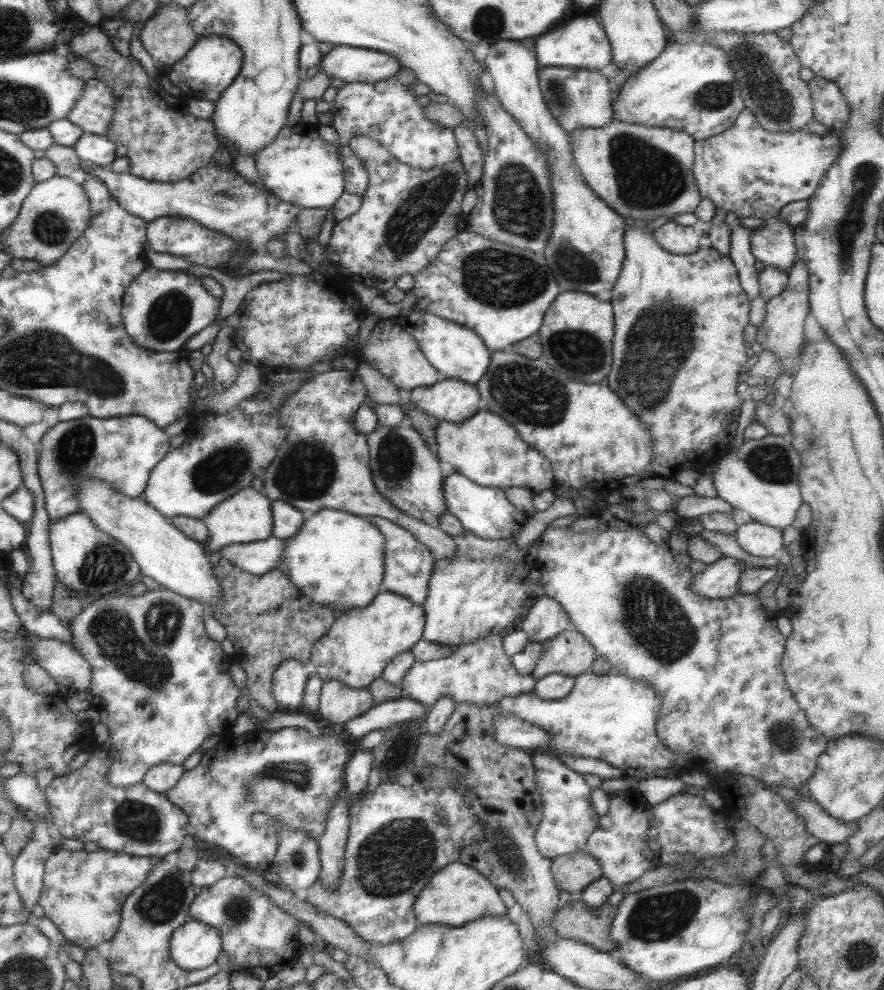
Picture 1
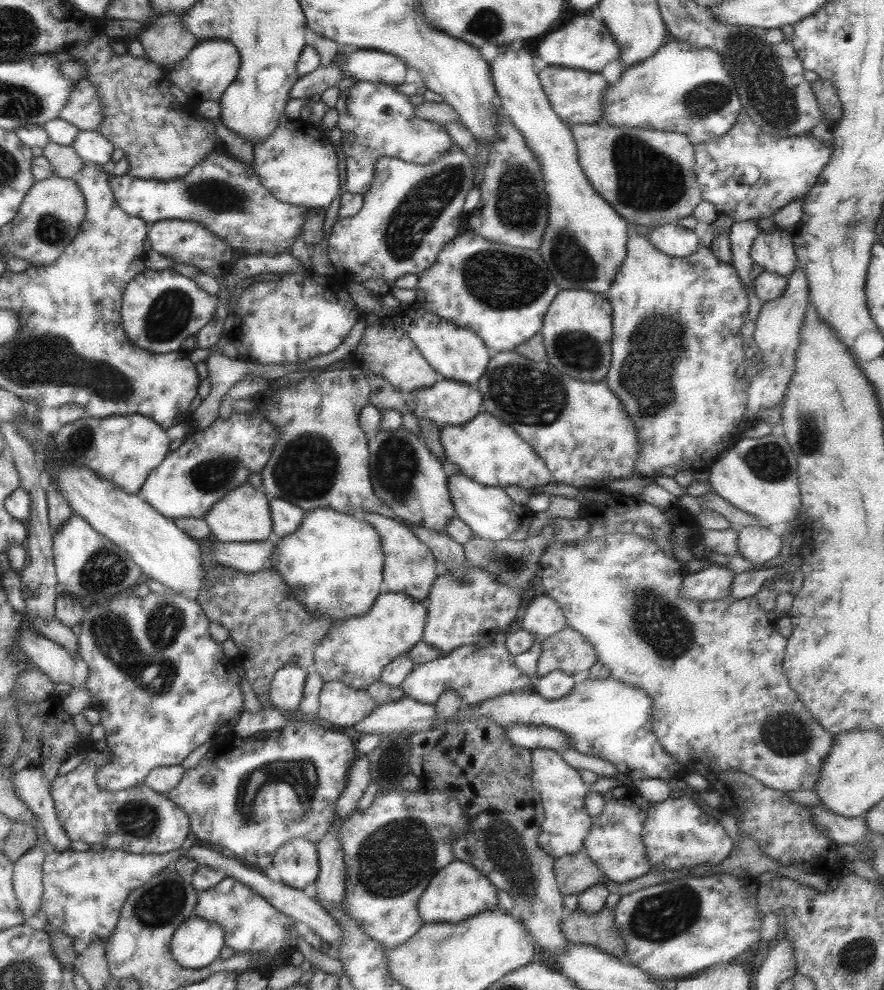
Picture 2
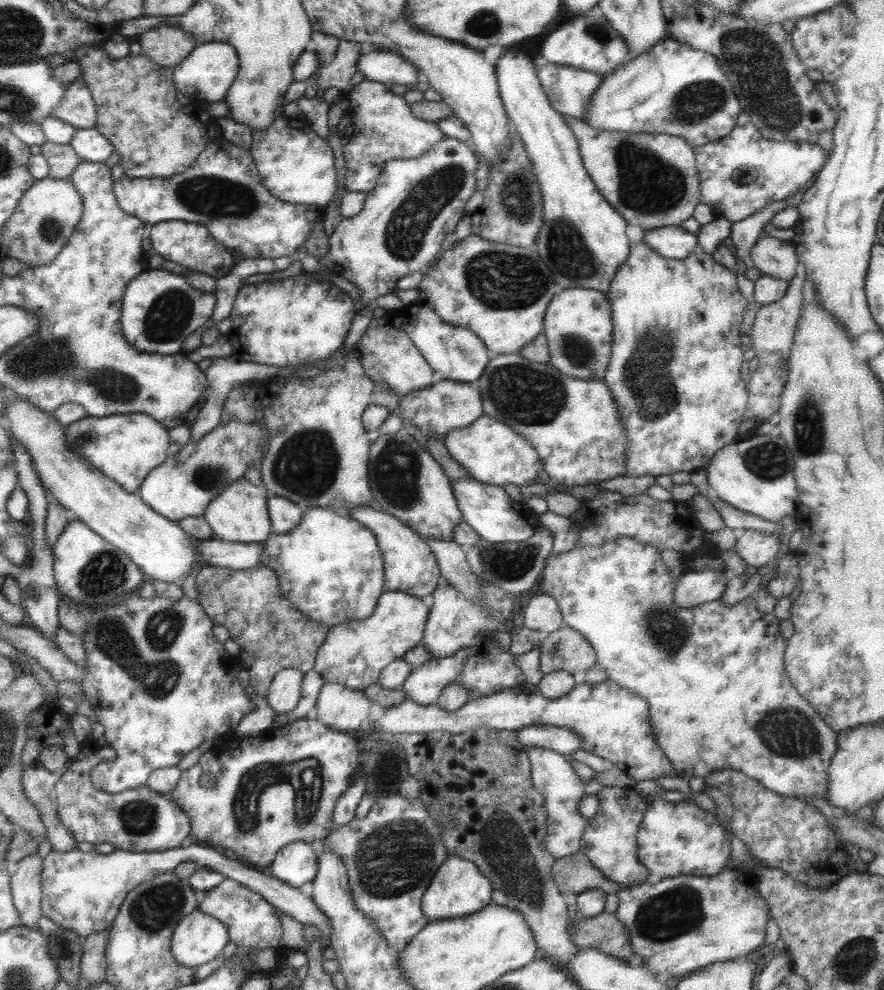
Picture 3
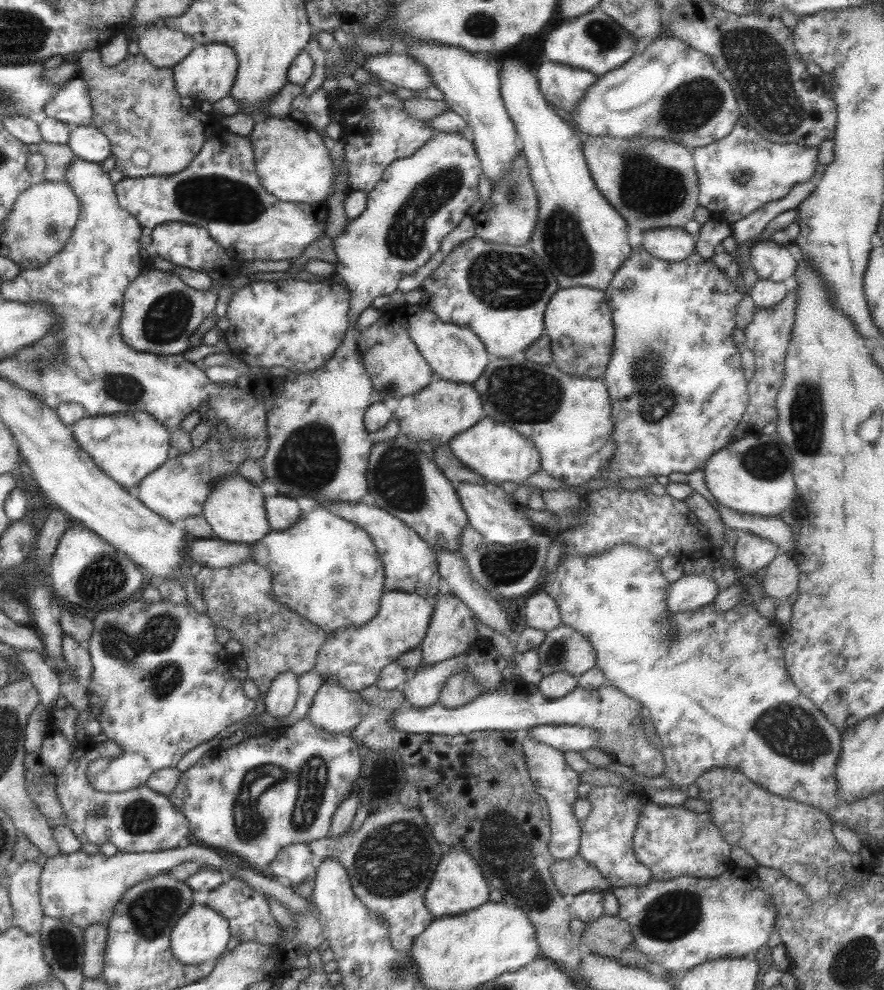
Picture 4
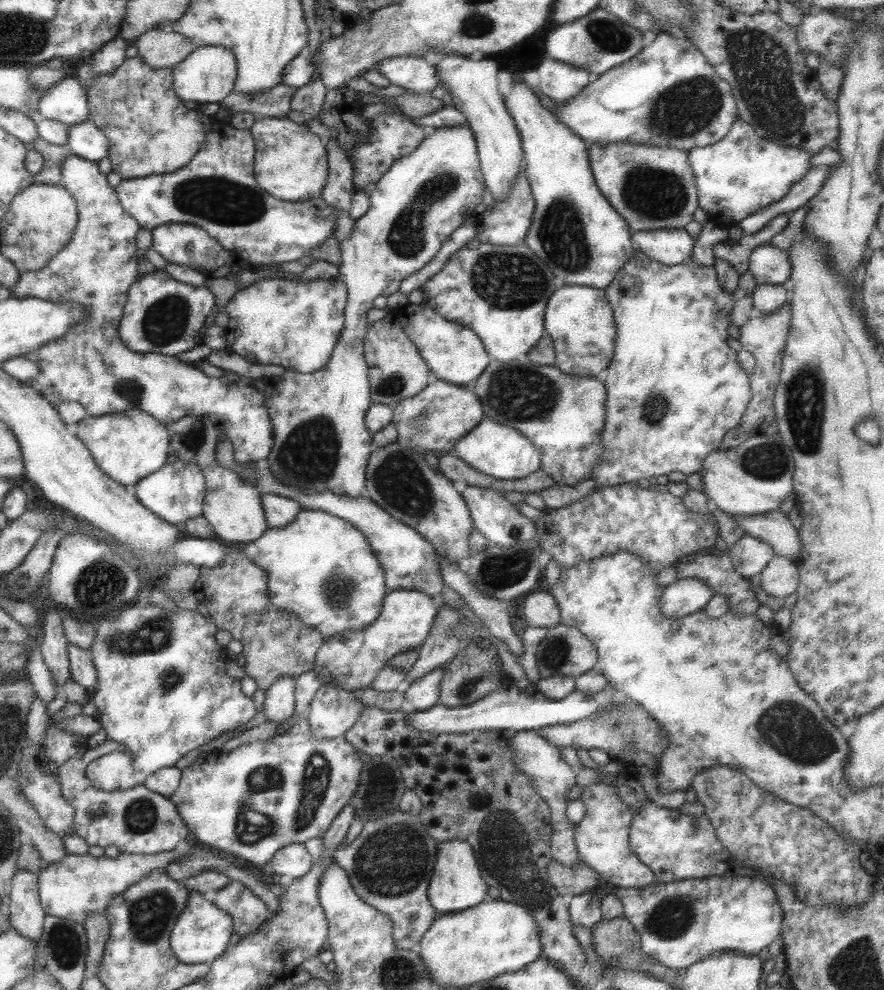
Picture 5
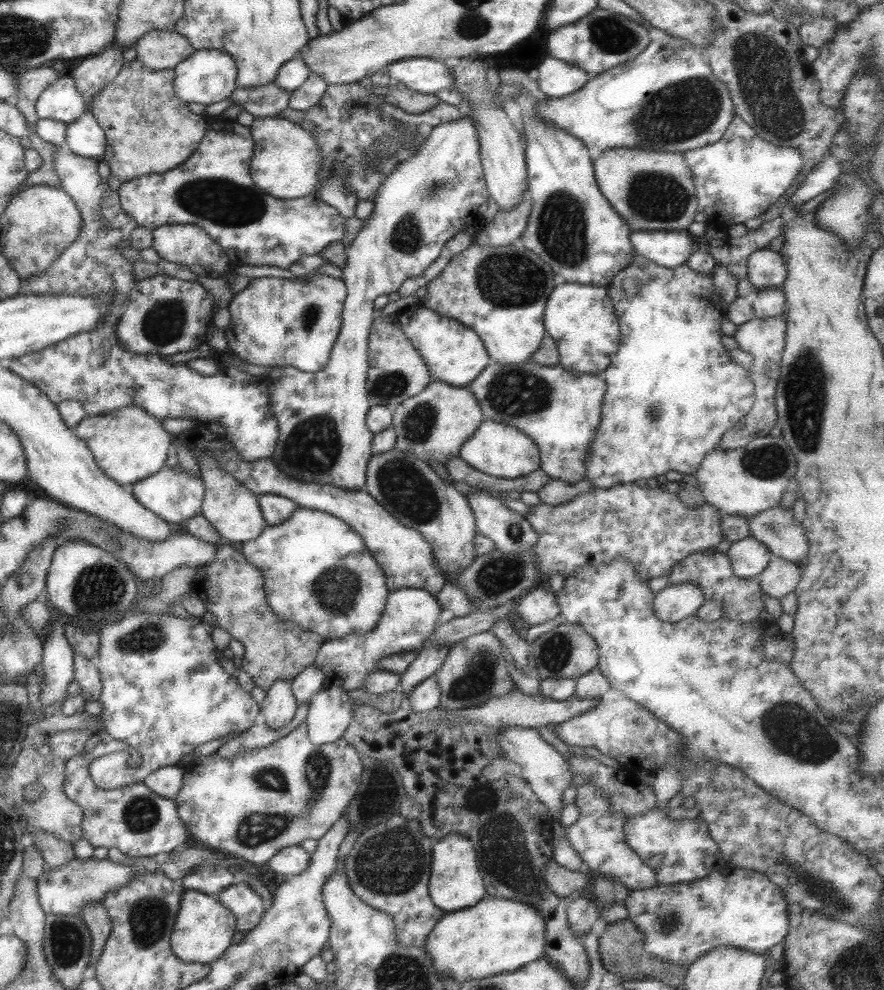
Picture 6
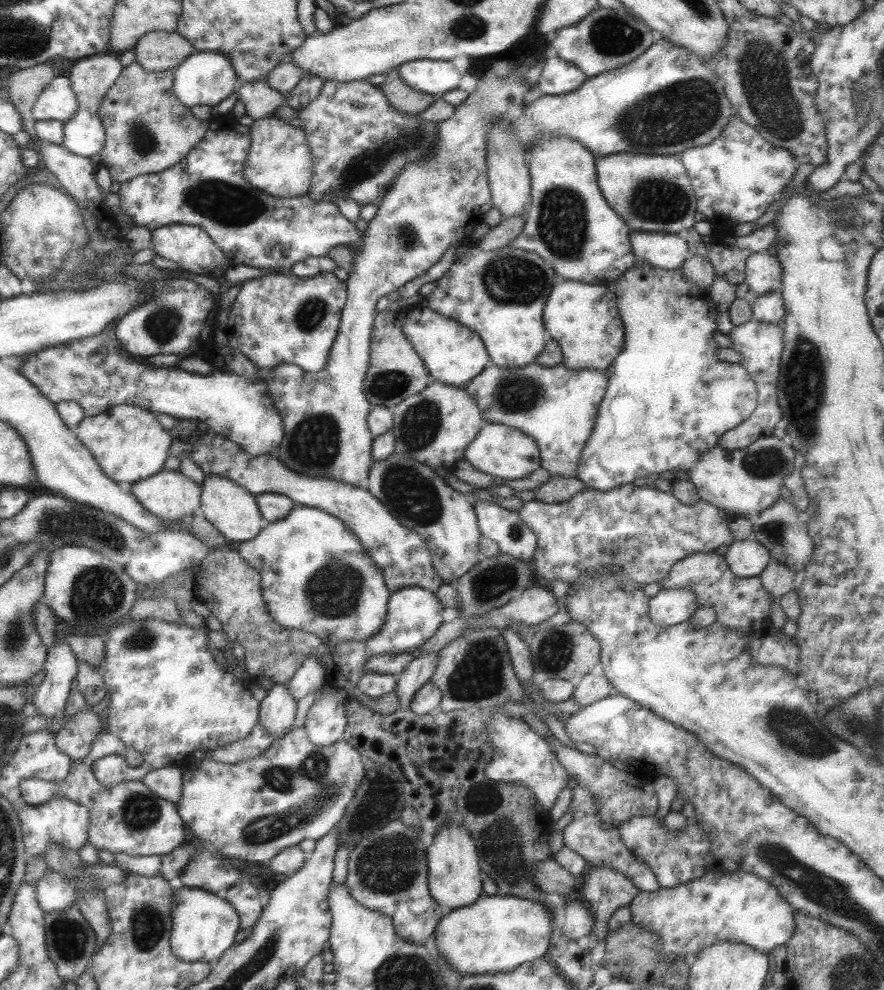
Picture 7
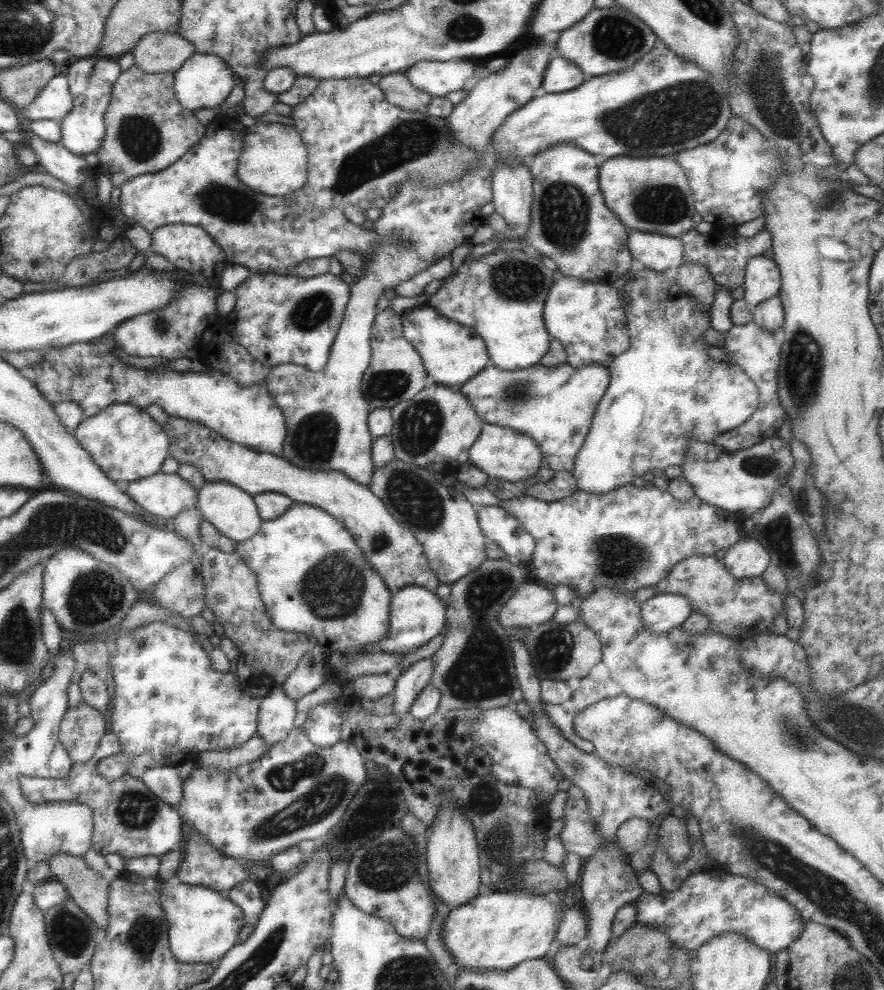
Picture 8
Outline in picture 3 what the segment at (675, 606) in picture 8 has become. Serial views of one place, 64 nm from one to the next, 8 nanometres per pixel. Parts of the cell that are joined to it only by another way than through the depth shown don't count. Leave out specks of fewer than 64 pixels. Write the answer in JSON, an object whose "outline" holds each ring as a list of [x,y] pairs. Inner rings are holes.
{"outline":[[[688,570],[682,574],[675,584],[674,602],[682,608],[692,608],[706,602],[718,600],[726,588],[719,571]]]}

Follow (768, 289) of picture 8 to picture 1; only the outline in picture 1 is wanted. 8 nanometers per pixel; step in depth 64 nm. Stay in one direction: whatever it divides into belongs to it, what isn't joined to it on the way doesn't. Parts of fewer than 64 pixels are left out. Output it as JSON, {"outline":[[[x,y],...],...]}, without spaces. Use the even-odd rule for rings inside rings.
{"outline":[[[780,218],[765,220],[762,226],[752,232],[751,252],[754,259],[766,267],[789,272],[798,260],[794,240],[796,231]]]}

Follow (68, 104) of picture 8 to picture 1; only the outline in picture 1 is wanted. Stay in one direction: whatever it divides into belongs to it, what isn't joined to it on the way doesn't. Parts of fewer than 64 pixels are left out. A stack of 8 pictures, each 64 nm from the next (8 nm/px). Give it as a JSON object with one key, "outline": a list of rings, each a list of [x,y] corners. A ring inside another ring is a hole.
{"outline":[[[94,78],[85,81],[85,89],[82,91],[81,97],[77,98],[75,105],[69,110],[69,113],[66,113],[65,118],[79,126],[84,133],[102,135],[109,130],[114,107],[112,91],[105,85],[105,82]]]}

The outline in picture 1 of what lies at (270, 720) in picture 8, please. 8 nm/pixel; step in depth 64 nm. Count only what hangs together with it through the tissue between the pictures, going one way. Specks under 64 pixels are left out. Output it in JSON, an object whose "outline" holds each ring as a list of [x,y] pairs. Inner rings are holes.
{"outline":[[[296,658],[286,659],[274,671],[272,694],[280,711],[281,709],[296,709],[296,711],[301,709],[308,678],[305,663]]]}

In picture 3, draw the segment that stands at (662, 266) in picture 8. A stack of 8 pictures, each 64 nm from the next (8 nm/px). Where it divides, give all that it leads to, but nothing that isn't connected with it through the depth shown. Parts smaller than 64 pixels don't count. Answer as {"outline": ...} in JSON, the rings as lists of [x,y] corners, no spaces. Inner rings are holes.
{"outline":[[[664,226],[645,231],[643,242],[662,258],[676,261],[686,259],[698,246],[697,234],[691,234],[680,226]]]}

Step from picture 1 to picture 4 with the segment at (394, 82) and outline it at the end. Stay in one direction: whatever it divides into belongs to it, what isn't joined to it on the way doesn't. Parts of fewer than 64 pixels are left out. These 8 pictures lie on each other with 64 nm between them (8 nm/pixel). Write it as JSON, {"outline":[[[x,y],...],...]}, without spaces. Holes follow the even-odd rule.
{"outline":[[[361,84],[358,93],[366,98],[366,103],[357,104],[355,109],[360,112],[368,110],[368,113],[354,128],[346,130],[341,142],[345,144],[349,172],[347,184],[350,191],[369,193],[391,162],[412,156],[426,142],[432,140],[436,132],[428,126],[427,121],[412,118],[402,106],[402,100],[395,93],[384,91],[379,84]]]}

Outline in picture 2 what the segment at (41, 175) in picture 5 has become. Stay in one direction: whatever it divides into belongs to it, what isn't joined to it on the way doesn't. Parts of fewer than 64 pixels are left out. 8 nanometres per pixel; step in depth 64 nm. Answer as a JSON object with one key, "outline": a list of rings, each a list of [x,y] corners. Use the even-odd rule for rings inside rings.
{"outline":[[[50,142],[43,146],[42,157],[51,164],[53,176],[73,181],[79,177],[79,172],[86,164],[71,146],[60,146]]]}

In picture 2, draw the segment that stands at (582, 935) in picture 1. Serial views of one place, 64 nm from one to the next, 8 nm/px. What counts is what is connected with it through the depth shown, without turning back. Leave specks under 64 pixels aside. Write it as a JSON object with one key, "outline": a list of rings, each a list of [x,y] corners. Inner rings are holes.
{"outline":[[[606,906],[596,914],[586,914],[577,908],[566,920],[561,921],[561,929],[569,942],[596,946],[605,954],[625,959],[626,943],[615,925],[614,910]]]}

